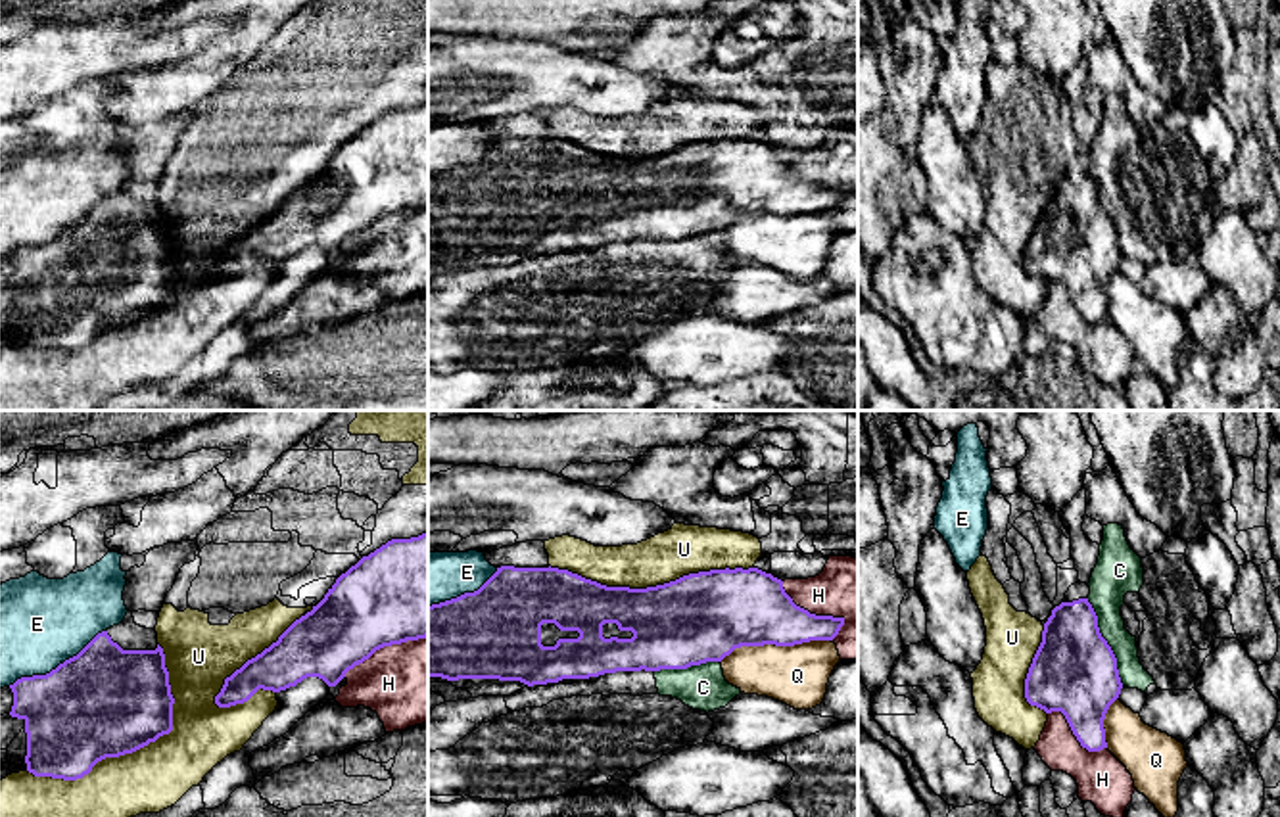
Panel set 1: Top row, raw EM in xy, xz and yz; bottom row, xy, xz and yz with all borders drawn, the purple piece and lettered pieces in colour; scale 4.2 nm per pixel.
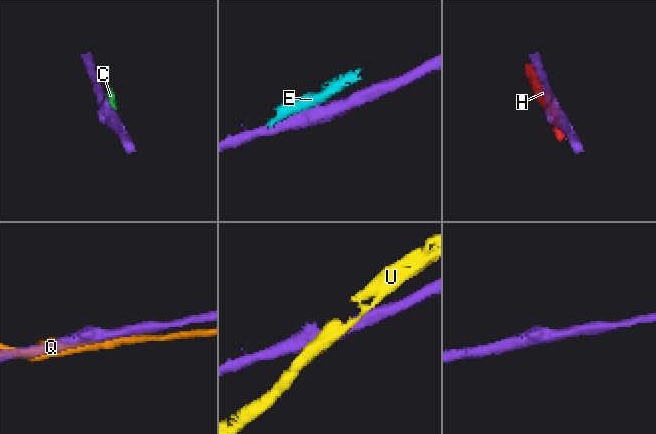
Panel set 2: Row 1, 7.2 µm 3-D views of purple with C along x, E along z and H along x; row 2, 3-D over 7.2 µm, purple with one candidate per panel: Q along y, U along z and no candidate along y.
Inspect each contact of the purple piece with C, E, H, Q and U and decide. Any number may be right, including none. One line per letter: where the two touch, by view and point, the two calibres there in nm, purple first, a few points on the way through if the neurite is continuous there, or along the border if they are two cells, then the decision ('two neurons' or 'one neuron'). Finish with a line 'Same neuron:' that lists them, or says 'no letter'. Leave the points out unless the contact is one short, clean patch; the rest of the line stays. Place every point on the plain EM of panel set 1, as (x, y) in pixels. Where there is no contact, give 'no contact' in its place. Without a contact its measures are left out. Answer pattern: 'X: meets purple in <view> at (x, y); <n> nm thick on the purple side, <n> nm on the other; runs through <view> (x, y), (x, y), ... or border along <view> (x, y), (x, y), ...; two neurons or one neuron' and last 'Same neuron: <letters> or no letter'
C: meets purple in yz at (1106, 213); 360 nm thick on the purple side, 160 nm on the other; two neurons
E: meets purple in xy at (58, 236); 460 nm thick on the purple side, 360 nm on the other; two neurons
H: meets purple in xz at (820, 186); 280 nm thick on the purple side, 260 nm on the other; two neurons
Q: meets purple in xz at (774, 213); 340 nm thick on the purple side, 260 nm on the other; two neurons
U: meets purple in xy at (139, 319); 460 nm thick on the purple side, 280 nm on the other; two neurons
Same neuron: no letter

